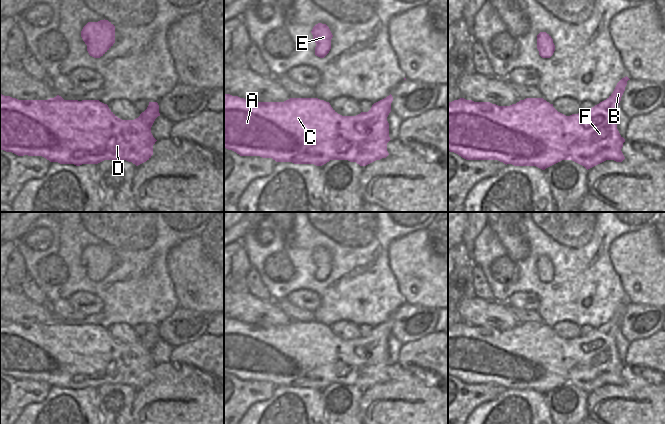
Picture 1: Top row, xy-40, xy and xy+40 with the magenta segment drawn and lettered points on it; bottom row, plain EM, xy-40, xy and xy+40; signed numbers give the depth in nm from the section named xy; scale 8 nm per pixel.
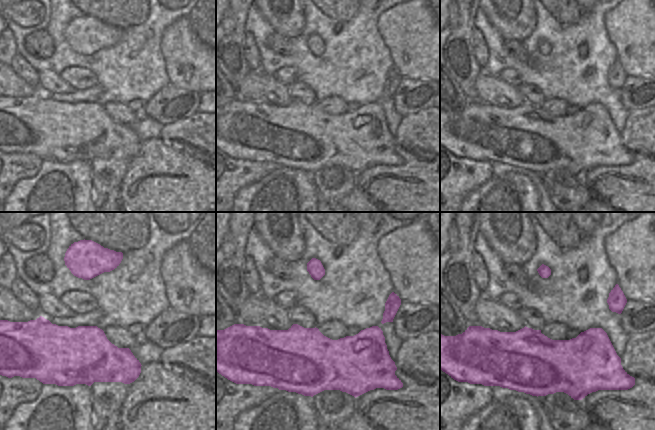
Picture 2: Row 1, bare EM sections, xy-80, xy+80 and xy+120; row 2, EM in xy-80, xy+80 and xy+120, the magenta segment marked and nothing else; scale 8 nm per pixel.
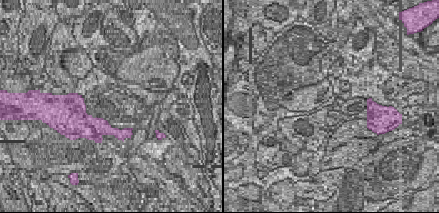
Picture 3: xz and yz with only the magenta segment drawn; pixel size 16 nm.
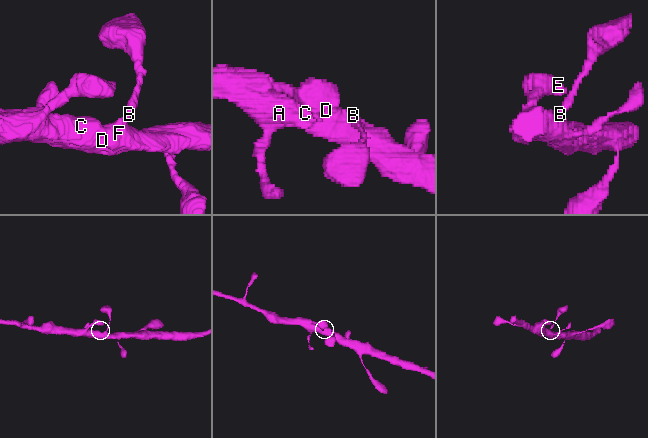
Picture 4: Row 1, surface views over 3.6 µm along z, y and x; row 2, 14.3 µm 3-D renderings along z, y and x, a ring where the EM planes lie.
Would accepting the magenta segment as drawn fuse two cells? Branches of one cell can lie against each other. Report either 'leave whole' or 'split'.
leave whole

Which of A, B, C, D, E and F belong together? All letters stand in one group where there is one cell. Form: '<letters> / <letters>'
A B C D E F

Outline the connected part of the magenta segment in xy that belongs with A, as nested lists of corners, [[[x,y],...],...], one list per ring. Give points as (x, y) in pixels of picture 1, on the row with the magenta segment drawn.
[[[224,94],[224,148],[240,156],[260,156],[272,158],[276,162],[294,164],[314,164],[322,166],[330,160],[348,160],[366,166],[376,160],[386,158],[389,137],[387,117],[391,112],[393,97],[374,103],[368,112],[356,116],[338,114],[329,102],[318,98],[290,98],[284,102],[254,102],[238,96]]]

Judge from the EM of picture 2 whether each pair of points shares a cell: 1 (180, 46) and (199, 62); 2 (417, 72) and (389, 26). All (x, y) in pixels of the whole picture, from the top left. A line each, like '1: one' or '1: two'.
1: one
2: one

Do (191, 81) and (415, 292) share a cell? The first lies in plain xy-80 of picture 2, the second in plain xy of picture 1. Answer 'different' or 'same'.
same

